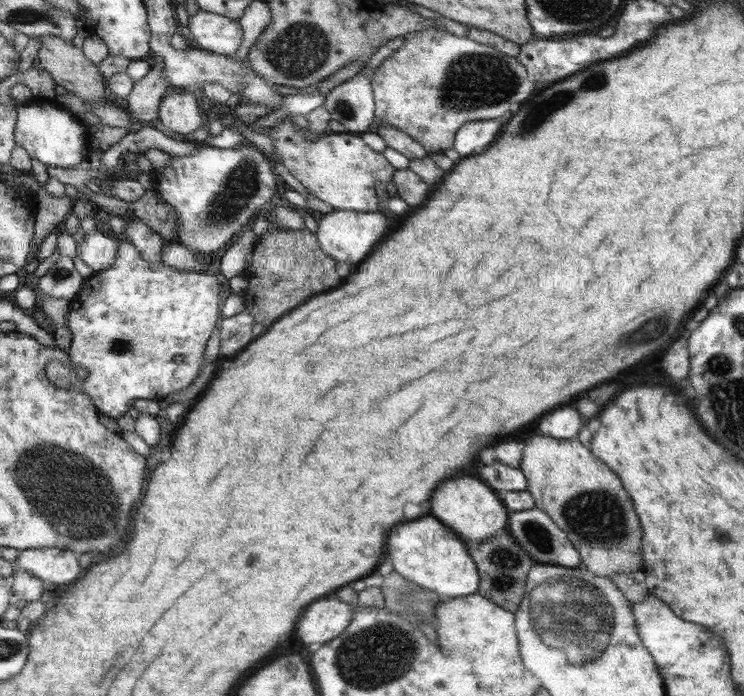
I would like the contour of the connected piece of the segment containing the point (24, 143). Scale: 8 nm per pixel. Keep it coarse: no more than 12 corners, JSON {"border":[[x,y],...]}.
{"border":[[52,104],[17,105],[16,145],[45,166],[82,162],[86,130]]}

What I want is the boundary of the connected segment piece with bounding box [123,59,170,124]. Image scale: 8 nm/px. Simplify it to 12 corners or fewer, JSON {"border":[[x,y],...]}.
{"border":[[158,59],[123,101],[133,121],[150,124],[170,92]]}

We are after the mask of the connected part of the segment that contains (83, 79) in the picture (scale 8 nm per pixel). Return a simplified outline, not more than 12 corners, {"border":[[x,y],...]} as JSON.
{"border":[[42,38],[39,66],[84,102],[110,98],[100,69],[72,43]]}

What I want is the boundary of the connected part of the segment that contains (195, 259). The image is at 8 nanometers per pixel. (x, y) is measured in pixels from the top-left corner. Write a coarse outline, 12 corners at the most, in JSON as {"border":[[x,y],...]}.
{"border":[[168,242],[160,263],[182,271],[206,272],[211,257]]}

